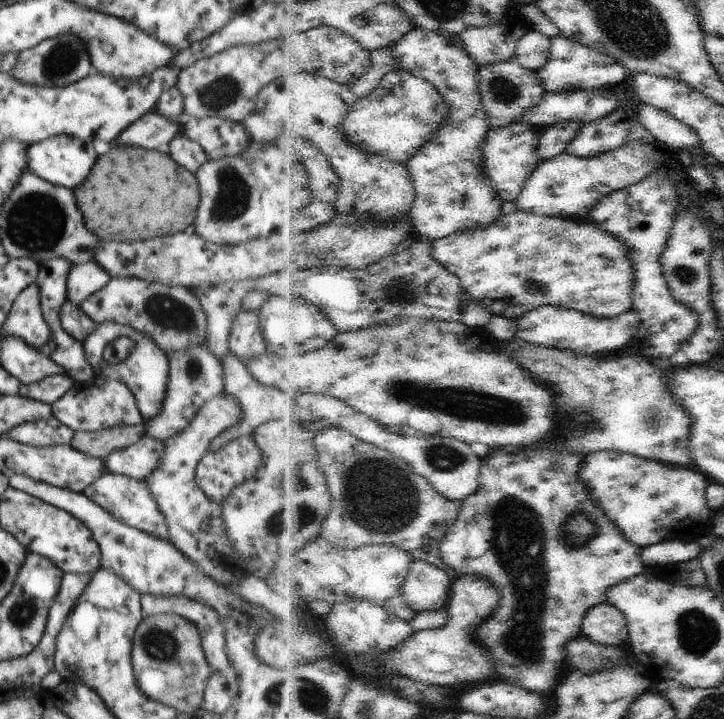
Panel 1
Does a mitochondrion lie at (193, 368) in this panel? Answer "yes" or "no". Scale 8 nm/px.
yes

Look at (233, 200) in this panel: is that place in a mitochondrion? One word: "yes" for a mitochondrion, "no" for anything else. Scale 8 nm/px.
yes

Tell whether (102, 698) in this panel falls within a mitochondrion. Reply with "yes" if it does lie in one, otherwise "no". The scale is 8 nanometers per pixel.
no

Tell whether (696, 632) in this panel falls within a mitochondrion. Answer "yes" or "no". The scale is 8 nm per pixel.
yes

